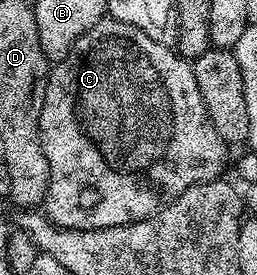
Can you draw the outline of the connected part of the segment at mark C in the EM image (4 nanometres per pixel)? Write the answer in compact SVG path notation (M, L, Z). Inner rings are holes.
M105 17L100 23L93 25L93 29L86 31L71 46L71 52L65 58L58 60L47 72L45 101L41 105L41 149L45 149L45 157L49 161L49 189L45 200L47 218L65 229L96 231L106 227L136 223L139 219L159 211L167 203L172 203L177 196L185 193L185 189L220 178L224 174L223 166L227 163L229 144L220 137L217 129L213 129L213 121L209 121L205 101L201 101L201 89L197 89L194 66L172 48L153 41L153 37L149 37L141 29L125 25L125 21Z

